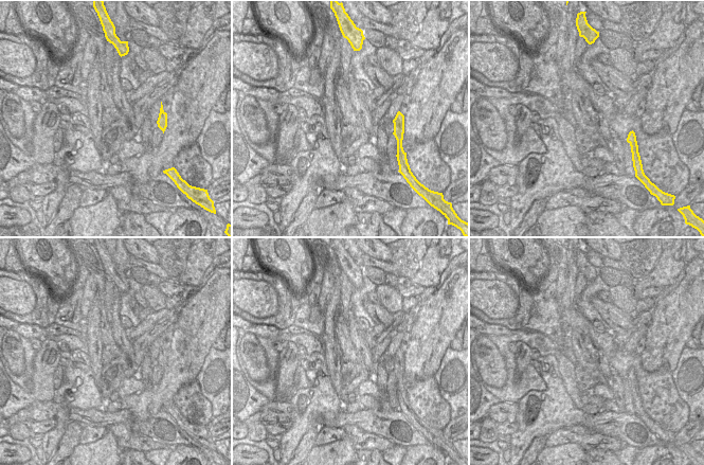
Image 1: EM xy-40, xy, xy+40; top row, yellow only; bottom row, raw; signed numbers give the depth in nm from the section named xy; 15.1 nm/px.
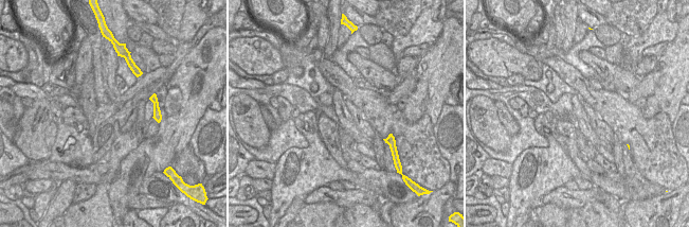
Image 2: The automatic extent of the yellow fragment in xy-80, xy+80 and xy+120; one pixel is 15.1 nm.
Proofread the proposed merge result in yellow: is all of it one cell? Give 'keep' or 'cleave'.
keep

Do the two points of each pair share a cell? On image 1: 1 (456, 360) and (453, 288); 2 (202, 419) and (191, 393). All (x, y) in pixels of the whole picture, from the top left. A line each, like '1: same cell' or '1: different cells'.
1: different cells
2: same cell

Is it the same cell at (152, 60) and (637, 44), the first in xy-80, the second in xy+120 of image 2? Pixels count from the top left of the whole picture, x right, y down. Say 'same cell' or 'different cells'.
different cells

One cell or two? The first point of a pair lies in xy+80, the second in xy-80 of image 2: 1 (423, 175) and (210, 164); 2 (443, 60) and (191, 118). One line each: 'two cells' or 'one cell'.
1: two cells
2: one cell

